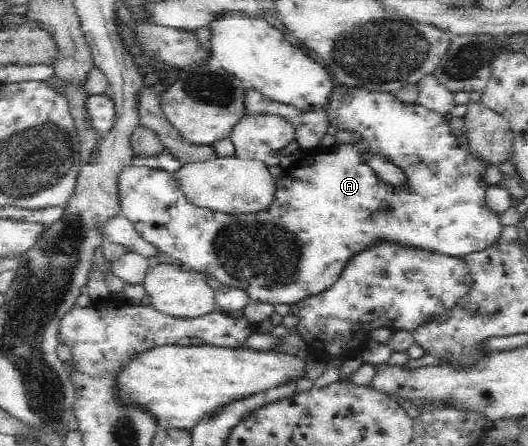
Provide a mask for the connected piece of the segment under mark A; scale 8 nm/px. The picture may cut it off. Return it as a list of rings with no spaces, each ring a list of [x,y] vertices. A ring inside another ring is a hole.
[[[336,84],[333,91],[332,100],[326,106],[327,119],[330,124],[338,128],[347,128],[348,132],[358,134],[358,142],[348,142],[348,144],[338,144],[336,150],[330,153],[318,153],[314,156],[313,152],[307,152],[302,159],[293,162],[284,170],[284,175],[276,179],[276,200],[270,206],[270,210],[266,212],[258,212],[258,214],[222,214],[214,212],[209,208],[202,208],[194,205],[186,195],[184,189],[174,177],[173,173],[163,169],[150,168],[148,166],[121,166],[117,176],[117,198],[119,198],[119,208],[130,222],[133,222],[134,228],[138,231],[140,236],[158,247],[160,251],[166,253],[169,257],[174,257],[178,261],[182,261],[187,270],[196,270],[203,273],[210,273],[218,279],[222,284],[230,287],[236,287],[244,290],[249,297],[249,301],[260,301],[272,305],[288,304],[294,305],[301,302],[303,299],[311,298],[326,290],[338,281],[340,273],[343,271],[346,261],[362,247],[377,241],[378,239],[392,239],[398,243],[406,243],[406,245],[414,247],[422,247],[422,249],[430,250],[432,252],[440,253],[441,255],[451,257],[463,257],[466,254],[473,252],[480,252],[486,248],[499,245],[502,236],[502,224],[500,224],[499,213],[492,212],[485,203],[484,197],[487,184],[483,183],[483,174],[485,170],[485,162],[479,156],[469,149],[462,149],[459,147],[458,137],[450,133],[450,123],[444,119],[444,115],[432,112],[417,102],[414,104],[404,104],[400,102],[392,93],[380,93],[375,91],[368,91],[362,88],[348,87],[347,85]],[[379,153],[385,155],[388,162],[394,163],[406,175],[407,182],[402,186],[395,186],[384,182],[380,179],[376,172],[364,163],[364,154]]]

